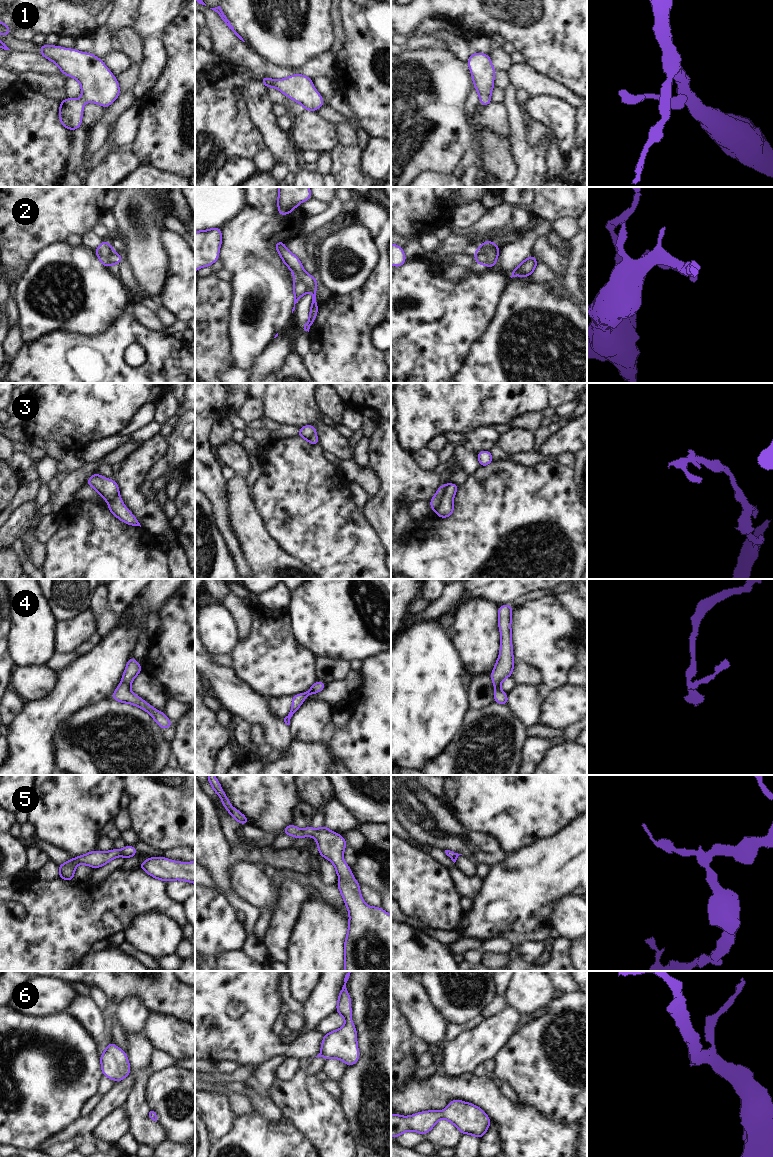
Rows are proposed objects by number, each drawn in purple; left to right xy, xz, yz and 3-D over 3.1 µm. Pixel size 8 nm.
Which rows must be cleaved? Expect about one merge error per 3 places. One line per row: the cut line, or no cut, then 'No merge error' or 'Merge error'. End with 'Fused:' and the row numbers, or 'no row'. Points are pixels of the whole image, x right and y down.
1: No split. No merge error
2: Split along yz (477, 249), (487, 256), (488, 260), (485, 264). Merge error
3: Split along yz (449, 484), (445, 489), (440, 505), (435, 510). Merge error
4: No split. No merge error
5: No split. No merge error
6: No split. No merge error
Fused: 2, 3.

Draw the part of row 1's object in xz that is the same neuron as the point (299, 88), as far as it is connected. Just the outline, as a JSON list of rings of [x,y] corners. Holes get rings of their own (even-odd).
[[[295,74],[280,80],[264,76],[260,81],[266,88],[277,88],[294,102],[300,103],[307,111],[316,111],[325,105],[323,98],[314,88],[312,79],[308,76]]]

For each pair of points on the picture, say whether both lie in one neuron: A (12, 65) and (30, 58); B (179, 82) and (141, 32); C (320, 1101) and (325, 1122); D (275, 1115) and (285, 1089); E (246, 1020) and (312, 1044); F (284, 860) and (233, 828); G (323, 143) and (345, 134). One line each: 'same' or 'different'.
A: same
B: different
C: same
D: different
E: same
F: same
G: different

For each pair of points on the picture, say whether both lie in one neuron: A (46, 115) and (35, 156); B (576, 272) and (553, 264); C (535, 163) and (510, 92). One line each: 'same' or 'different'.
A: same
B: different
C: same

